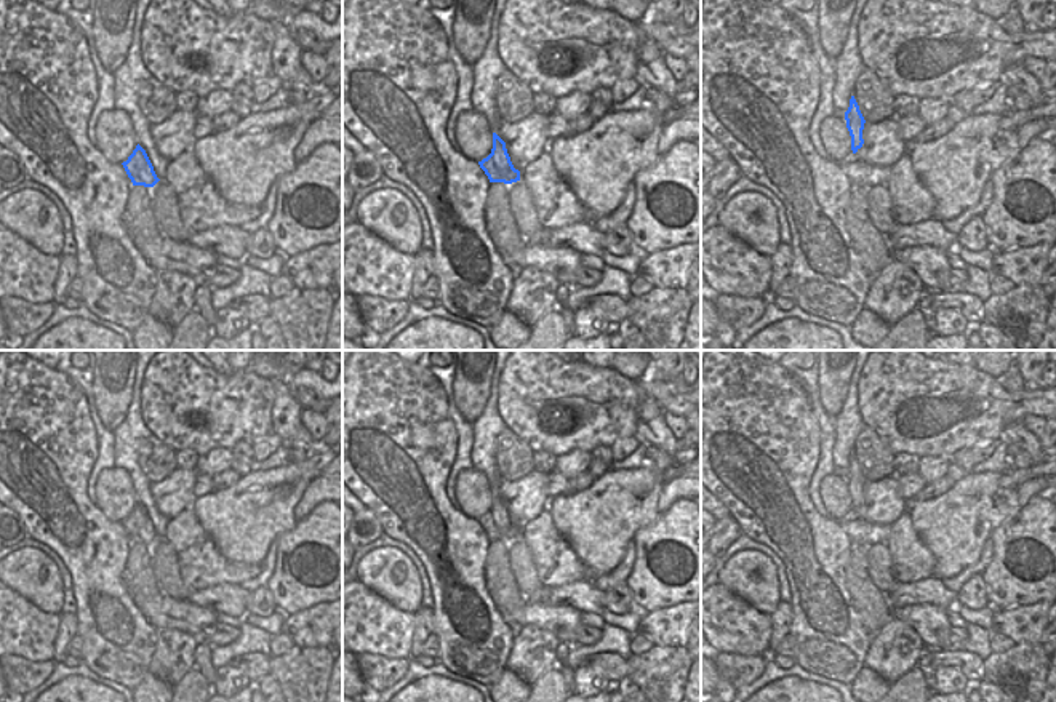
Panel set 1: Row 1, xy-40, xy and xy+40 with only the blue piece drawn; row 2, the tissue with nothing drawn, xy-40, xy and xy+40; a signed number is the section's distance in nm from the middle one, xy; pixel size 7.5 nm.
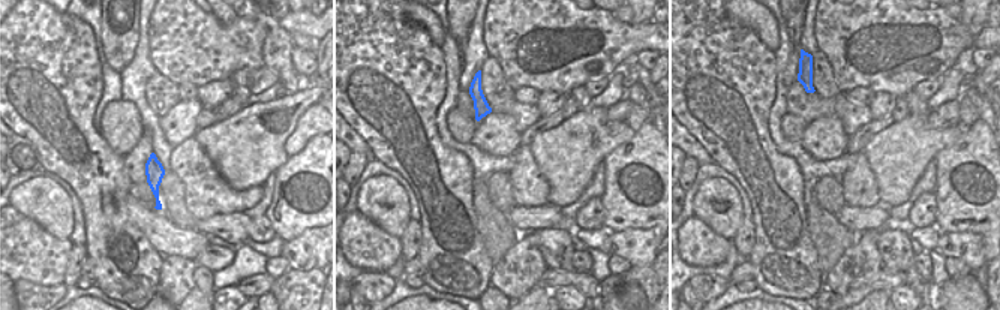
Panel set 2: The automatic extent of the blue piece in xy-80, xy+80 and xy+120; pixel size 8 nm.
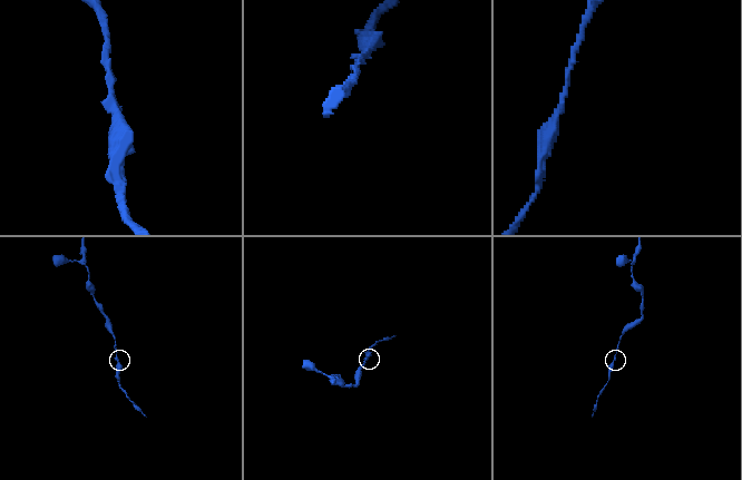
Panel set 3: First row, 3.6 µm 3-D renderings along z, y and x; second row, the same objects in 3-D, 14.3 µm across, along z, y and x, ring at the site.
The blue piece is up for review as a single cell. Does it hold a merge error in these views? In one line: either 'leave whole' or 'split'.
leave whole

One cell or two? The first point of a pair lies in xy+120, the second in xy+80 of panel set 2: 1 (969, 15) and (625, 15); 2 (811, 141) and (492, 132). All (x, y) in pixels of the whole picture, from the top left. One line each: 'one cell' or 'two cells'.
1: two cells
2: one cell

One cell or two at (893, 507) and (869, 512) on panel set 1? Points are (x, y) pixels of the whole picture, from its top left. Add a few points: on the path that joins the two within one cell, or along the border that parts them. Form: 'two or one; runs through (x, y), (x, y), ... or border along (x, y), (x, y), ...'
one; runs through (887, 507), (876, 509)

